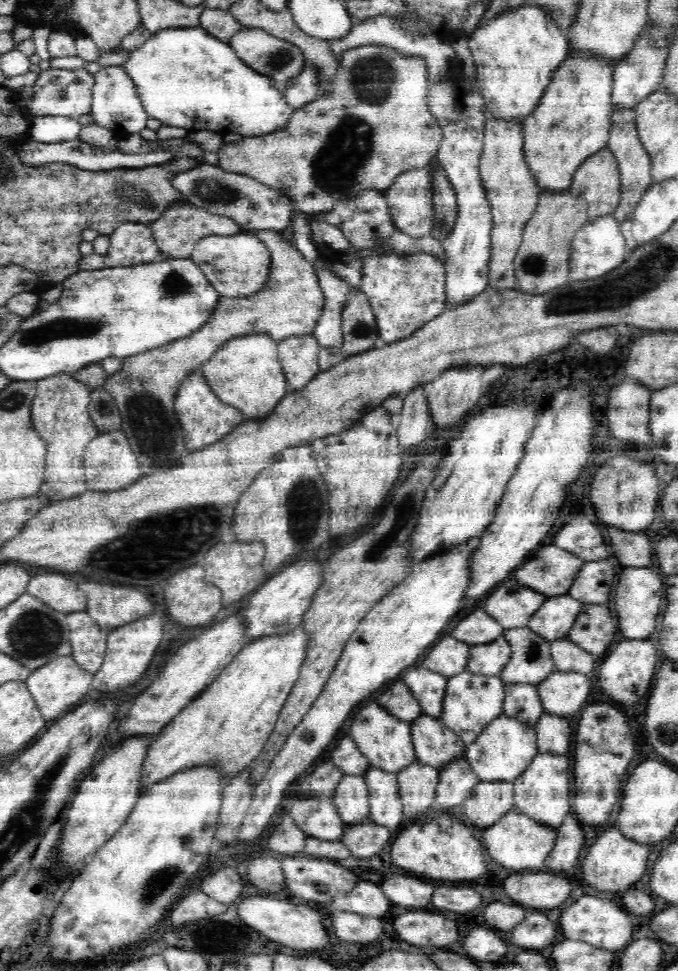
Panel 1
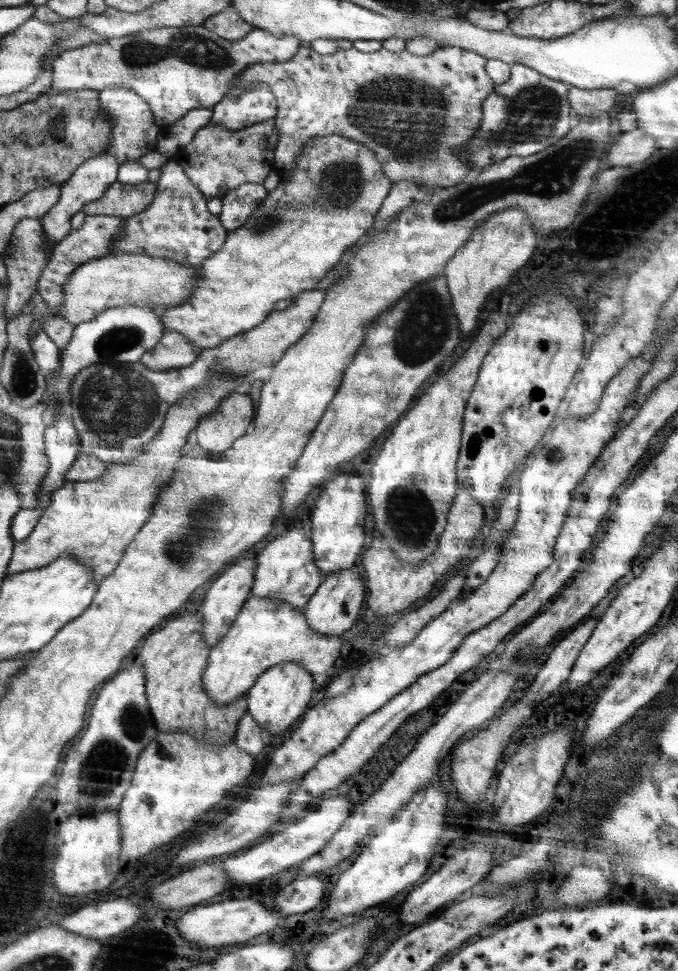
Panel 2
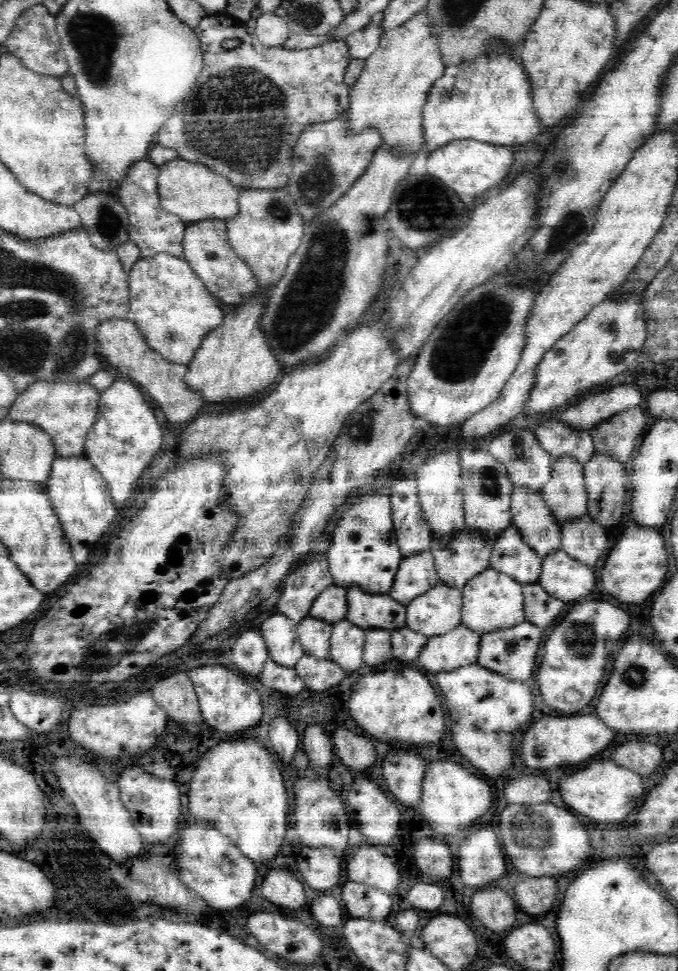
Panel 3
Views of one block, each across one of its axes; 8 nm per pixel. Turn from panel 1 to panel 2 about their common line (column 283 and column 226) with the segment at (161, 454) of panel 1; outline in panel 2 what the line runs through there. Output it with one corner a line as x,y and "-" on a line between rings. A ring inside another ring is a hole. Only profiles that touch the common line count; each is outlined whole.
337,135
312,137
311,140
308,140
307,144
303,146
301,154
297,156
295,166
289,173
289,176
287,176
287,182
278,183
276,188
268,191
265,200
252,212
252,215
248,217
248,221
240,228
229,231
222,248
200,264
201,278
197,281
196,286
194,286
192,296
190,296
188,300
184,300
182,304
160,310
162,325
164,325
164,328
167,330
178,331
182,333
182,335
186,335
195,345
204,349
211,349
220,346
224,340
232,338
232,336
236,336
237,334
241,334
241,332
246,332
248,329
254,328
258,324
262,324
270,312
274,311
273,305
276,304
278,300
286,300
286,298
296,296
296,294
300,294
300,292
306,292
318,286
324,279
324,276
335,268
351,244
354,244
358,239
367,234
367,231
374,225
376,214
380,211
384,199
390,192
391,186
392,182
384,176
381,165
368,148
362,147
359,143
349,140
349,138

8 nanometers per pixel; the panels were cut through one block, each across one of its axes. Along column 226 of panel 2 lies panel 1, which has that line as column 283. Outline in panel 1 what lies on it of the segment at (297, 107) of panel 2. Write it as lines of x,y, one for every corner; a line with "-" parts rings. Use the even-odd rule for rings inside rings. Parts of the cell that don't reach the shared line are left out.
305,64
305,67
289,82
288,88
282,92
286,102
294,110
305,107
322,95
320,89
320,73
316,67

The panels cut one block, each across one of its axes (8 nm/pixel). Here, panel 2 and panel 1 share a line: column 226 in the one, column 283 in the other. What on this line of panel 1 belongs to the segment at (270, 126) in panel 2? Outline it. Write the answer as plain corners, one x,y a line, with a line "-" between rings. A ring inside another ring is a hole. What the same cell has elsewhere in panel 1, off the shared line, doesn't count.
364,45
343,52
340,56
339,63
340,66
331,82
332,86
327,93
320,95
316,100
306,104
305,107
297,108
290,117
290,120
288,120
288,124
286,124
282,130
263,136
243,137
242,140
236,143
226,143
217,152
217,166
225,172
250,176
276,190
282,191
285,196
291,198
296,204
300,213
310,216
312,214
320,214
320,212
330,212
338,202
354,200
356,196
360,196
362,192
368,189
378,189
378,191
382,191
382,193
385,194
384,192
394,183
394,180
397,180
398,176
410,172
412,168
424,168
424,166
431,164
443,140
443,133
440,126
438,126
438,121
434,119
434,115
432,115
432,111
430,111
428,99
426,99
431,87
430,81
428,81
428,67
426,67
426,61
424,61
422,57
402,55
402,53
398,53
398,51
392,47

